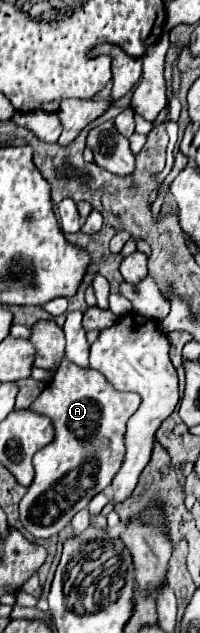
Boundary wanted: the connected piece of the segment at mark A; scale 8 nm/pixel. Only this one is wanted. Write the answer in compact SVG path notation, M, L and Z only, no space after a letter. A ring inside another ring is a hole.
M69 360L61 362L53 380L31 404L31 410L51 418L57 430L55 442L35 454L35 480L19 504L21 524L35 538L59 534L95 494L111 484L125 456L125 424L137 412L139 402L141 398L137 394L119 392L109 386L101 372L81 368Z

